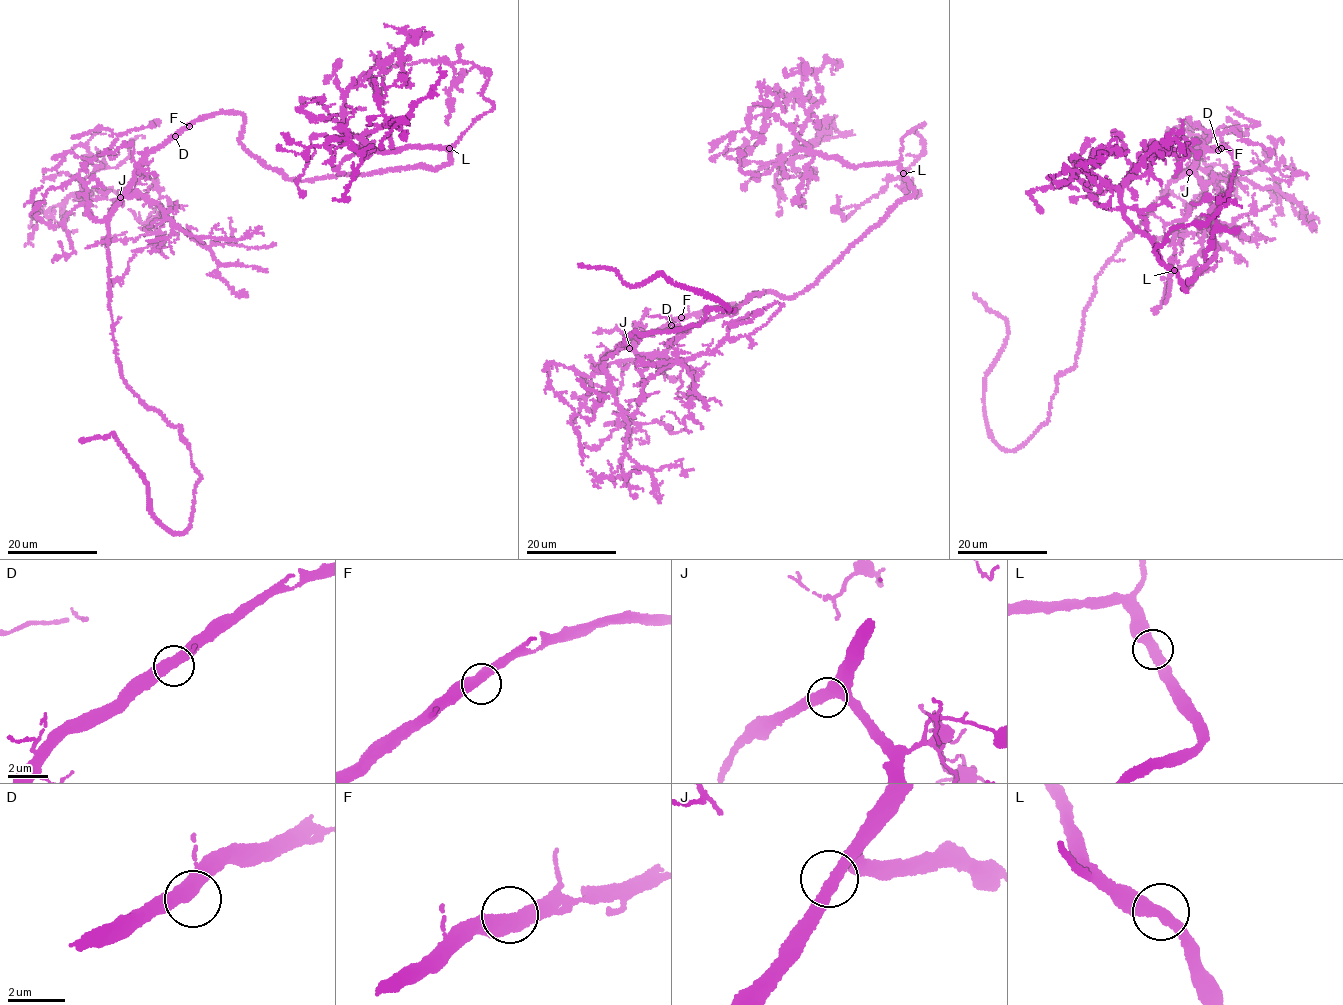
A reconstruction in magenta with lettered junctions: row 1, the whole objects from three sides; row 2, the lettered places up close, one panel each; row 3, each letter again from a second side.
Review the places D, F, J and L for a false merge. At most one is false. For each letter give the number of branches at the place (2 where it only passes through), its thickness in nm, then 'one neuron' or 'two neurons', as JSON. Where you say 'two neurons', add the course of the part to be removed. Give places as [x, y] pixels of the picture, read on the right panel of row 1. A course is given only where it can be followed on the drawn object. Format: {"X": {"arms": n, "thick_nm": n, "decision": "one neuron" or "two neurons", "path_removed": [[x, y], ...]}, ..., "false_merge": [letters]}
{"D": {"arms": 2, "thick_nm": 480, "decision": "one neuron"}, "F": {"arms": 2, "thick_nm": 480, "decision": "one neuron"}, "J": {"arms": 2, "thick_nm": 460, "decision": "one neuron"}, "L": {"arms": 2, "thick_nm": 460, "decision": "one neuron"}, "false_merge": []}

